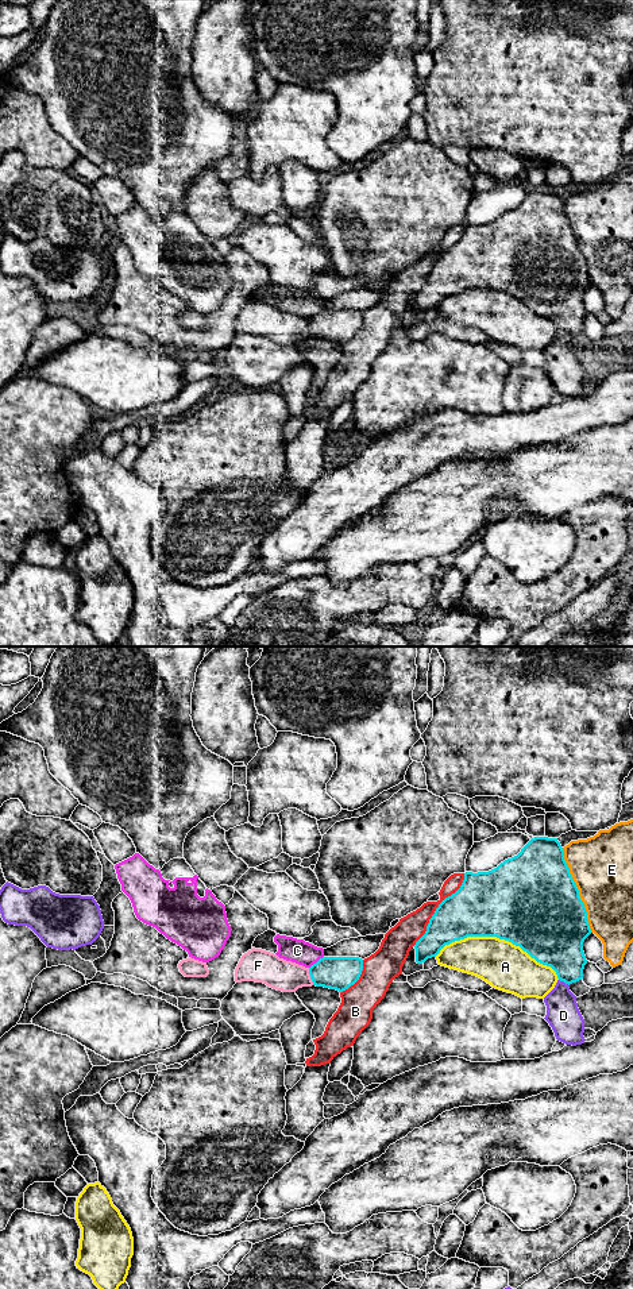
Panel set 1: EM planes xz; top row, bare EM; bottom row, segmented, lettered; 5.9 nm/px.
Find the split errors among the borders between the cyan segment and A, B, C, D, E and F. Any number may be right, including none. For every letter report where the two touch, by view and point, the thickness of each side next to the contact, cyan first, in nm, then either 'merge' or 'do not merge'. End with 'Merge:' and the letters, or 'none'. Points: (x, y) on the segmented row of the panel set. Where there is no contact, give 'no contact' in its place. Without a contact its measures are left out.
A: contact xz (498, 937); calibres 500 and 280 nm; do not merge
B: contact xz (436, 909); calibres 340 and 160 nm; do not merge
C: contact xz (317, 961); calibres 200 and 140 nm; do not merge
D: contact xz (564, 981); calibres 320 and 200 nm; do not merge
E: contact xz (578, 890); calibres 500 and 360 nm; do not merge
F: contact xz (311, 976); calibres 200 and 190 nm; do not merge
Merge: none

